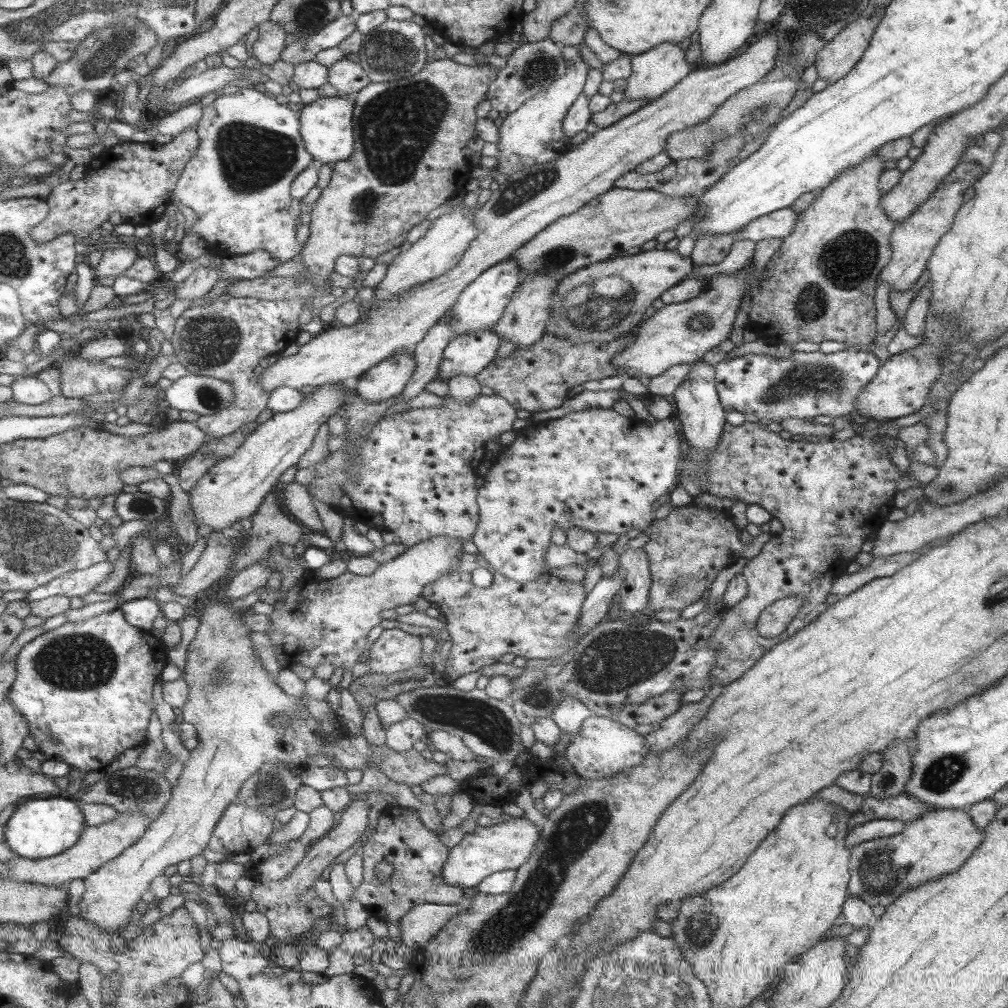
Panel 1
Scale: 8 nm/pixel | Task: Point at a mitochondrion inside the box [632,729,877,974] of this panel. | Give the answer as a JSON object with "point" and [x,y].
{"point":[702,930]}

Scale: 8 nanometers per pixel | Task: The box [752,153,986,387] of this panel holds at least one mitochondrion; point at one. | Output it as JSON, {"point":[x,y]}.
{"point":[849,261]}

